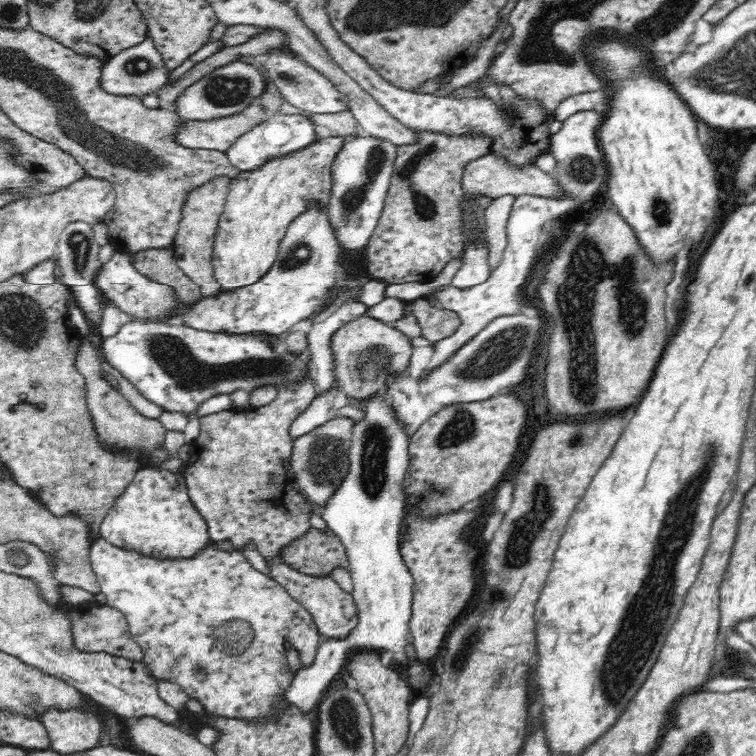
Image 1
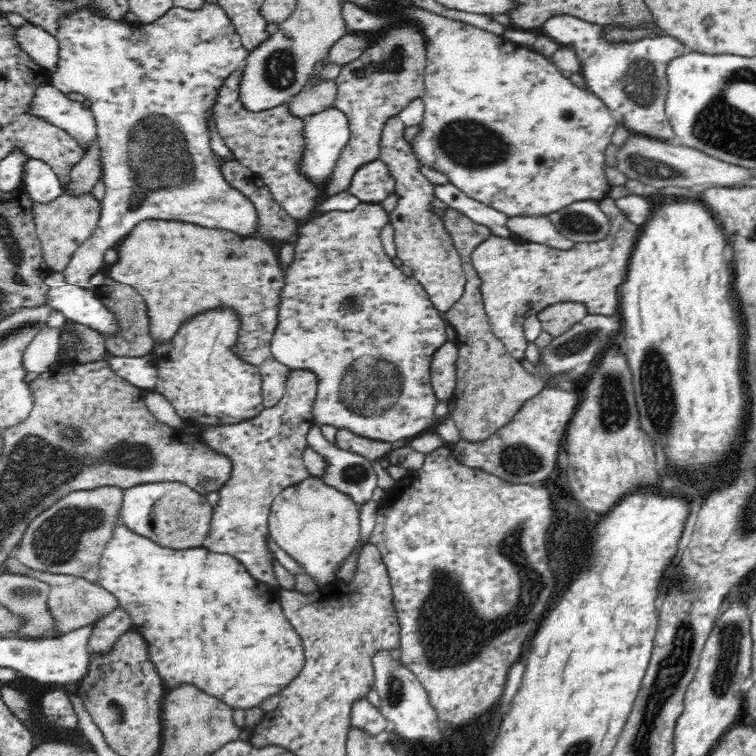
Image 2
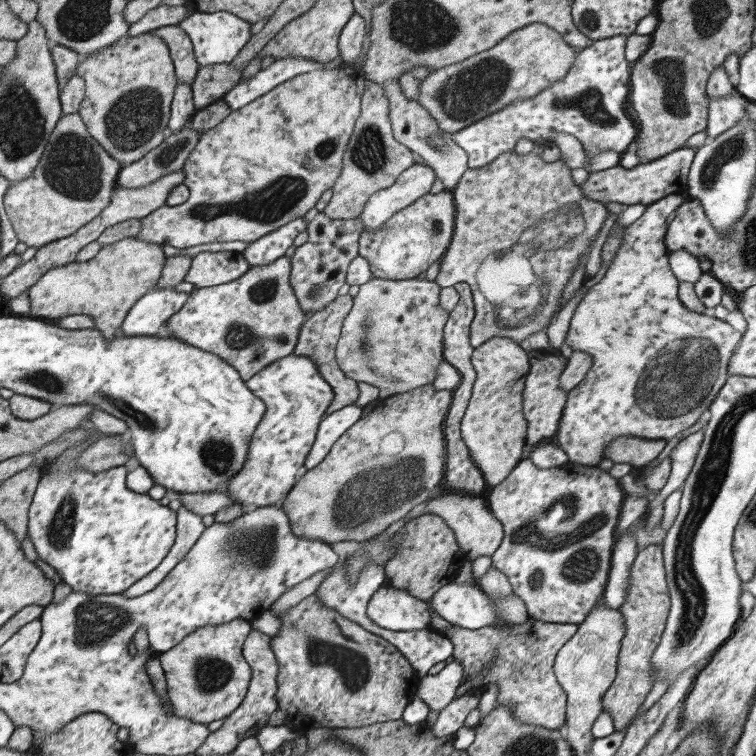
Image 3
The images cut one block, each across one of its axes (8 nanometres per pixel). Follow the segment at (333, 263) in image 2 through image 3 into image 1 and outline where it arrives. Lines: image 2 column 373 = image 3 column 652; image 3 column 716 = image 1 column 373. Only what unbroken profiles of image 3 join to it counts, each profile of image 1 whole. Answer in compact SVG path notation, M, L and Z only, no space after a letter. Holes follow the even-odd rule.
M358 316L358 320L342 326L332 338L332 350L336 356L336 386L346 394L348 402L364 402L374 394L384 394L392 376L406 374L412 358L412 340L398 328L384 324L376 318Z

